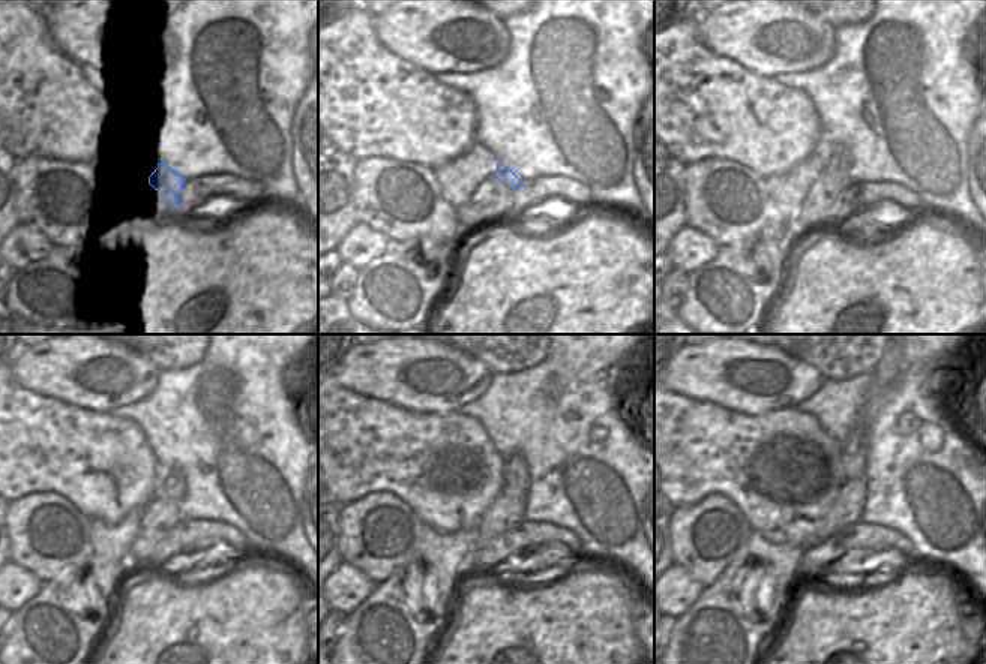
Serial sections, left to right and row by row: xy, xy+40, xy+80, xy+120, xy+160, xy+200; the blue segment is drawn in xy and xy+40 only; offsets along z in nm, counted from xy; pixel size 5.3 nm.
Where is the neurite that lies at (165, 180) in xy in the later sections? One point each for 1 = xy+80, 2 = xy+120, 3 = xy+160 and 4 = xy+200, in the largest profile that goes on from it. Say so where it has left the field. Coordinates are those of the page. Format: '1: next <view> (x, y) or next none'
1: next xy+80 (839, 164)
2: next xy+120 (170, 483)
3: next xy+160 (515, 477)
4: next xy+200 (854, 447)

